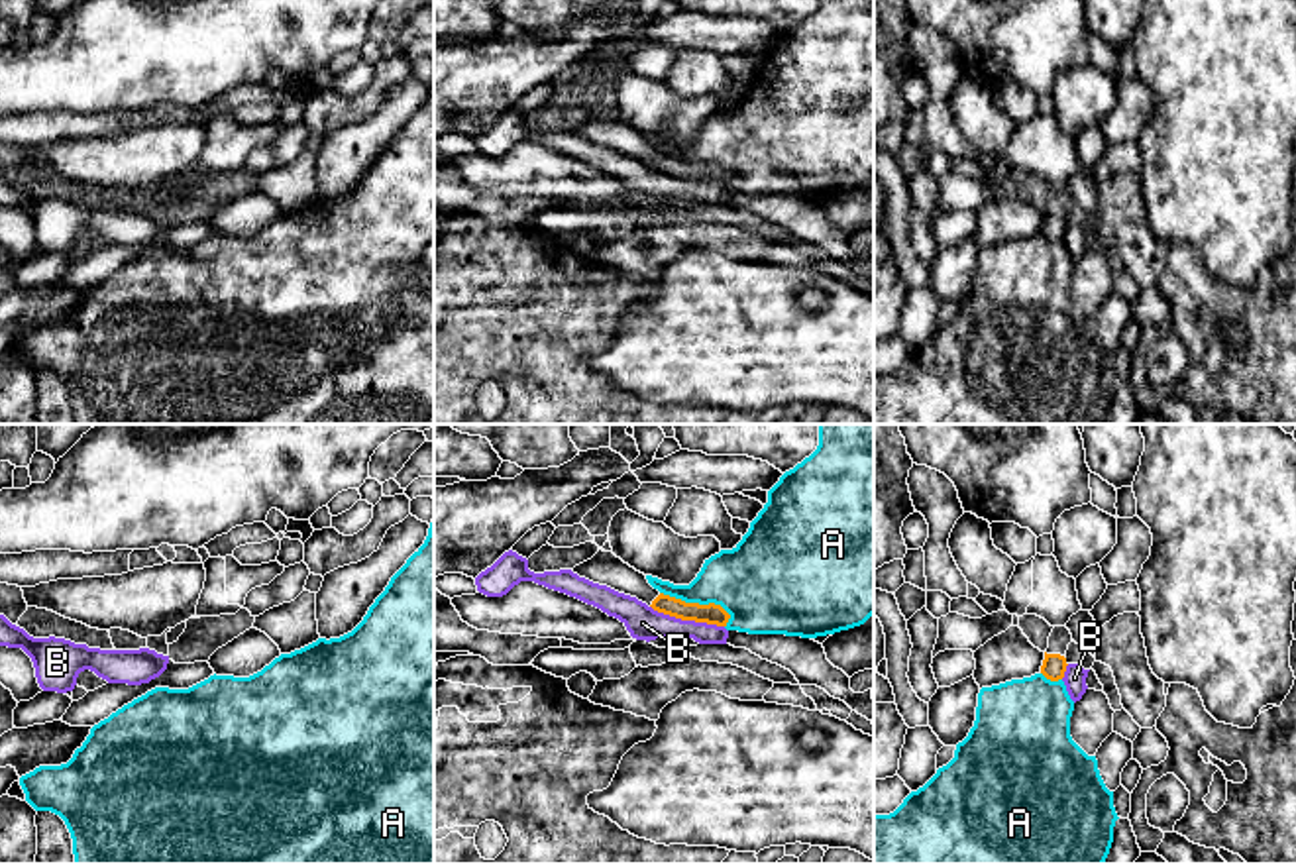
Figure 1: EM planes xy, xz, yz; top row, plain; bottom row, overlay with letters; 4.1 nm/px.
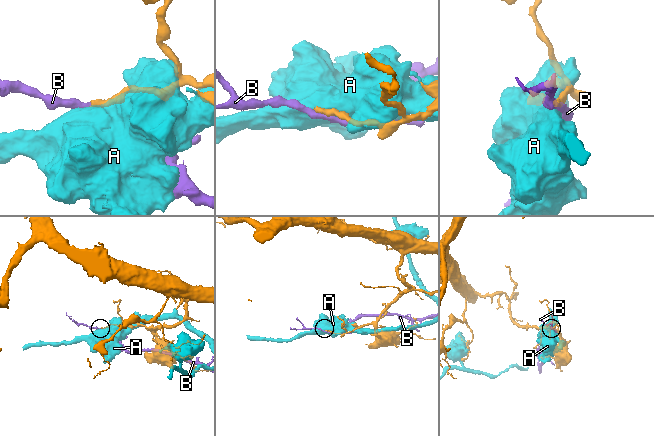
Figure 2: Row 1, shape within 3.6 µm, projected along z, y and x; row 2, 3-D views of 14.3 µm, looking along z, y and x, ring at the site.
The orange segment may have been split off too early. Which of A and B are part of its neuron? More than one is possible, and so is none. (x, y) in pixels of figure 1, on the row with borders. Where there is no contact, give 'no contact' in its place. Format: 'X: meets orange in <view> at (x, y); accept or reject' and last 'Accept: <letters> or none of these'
A: meets orange in xz at (696, 603); reject
B: meets orange in xz at (688, 619); reject
Accept: none of these

